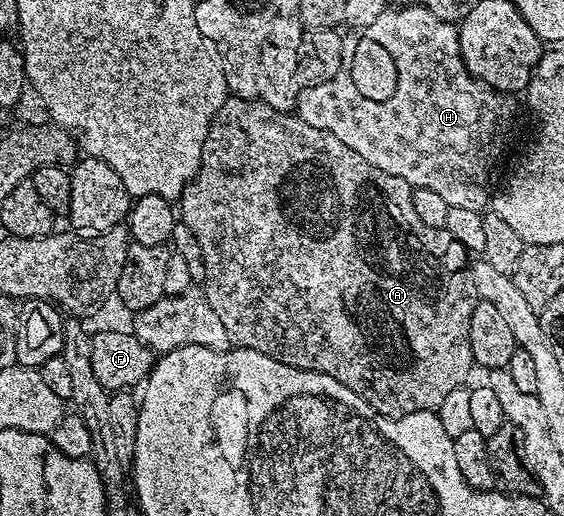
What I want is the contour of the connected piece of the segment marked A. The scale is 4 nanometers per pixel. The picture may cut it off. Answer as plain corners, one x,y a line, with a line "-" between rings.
227,97
211,121
195,179
187,185
177,206
181,211
181,221
190,228
193,236
197,236
201,256
205,256
201,289
209,304
213,304
213,312
217,312
221,324
225,324
225,332
229,332
232,343
244,350
261,352
298,370
333,376
333,380
357,392
357,396
364,398
376,414
384,414
386,418
400,418
422,410
438,411
438,406
473,371
475,357
469,344
469,320
473,320
477,299
468,269
469,251
453,240
446,228
438,230
429,228
429,224
421,224
413,208
412,189
409,183
401,180
401,176
393,176
369,164
365,156
353,152
349,144
341,144
337,136
321,128
313,128
313,124
305,124
298,113
269,108
269,104
248,98

